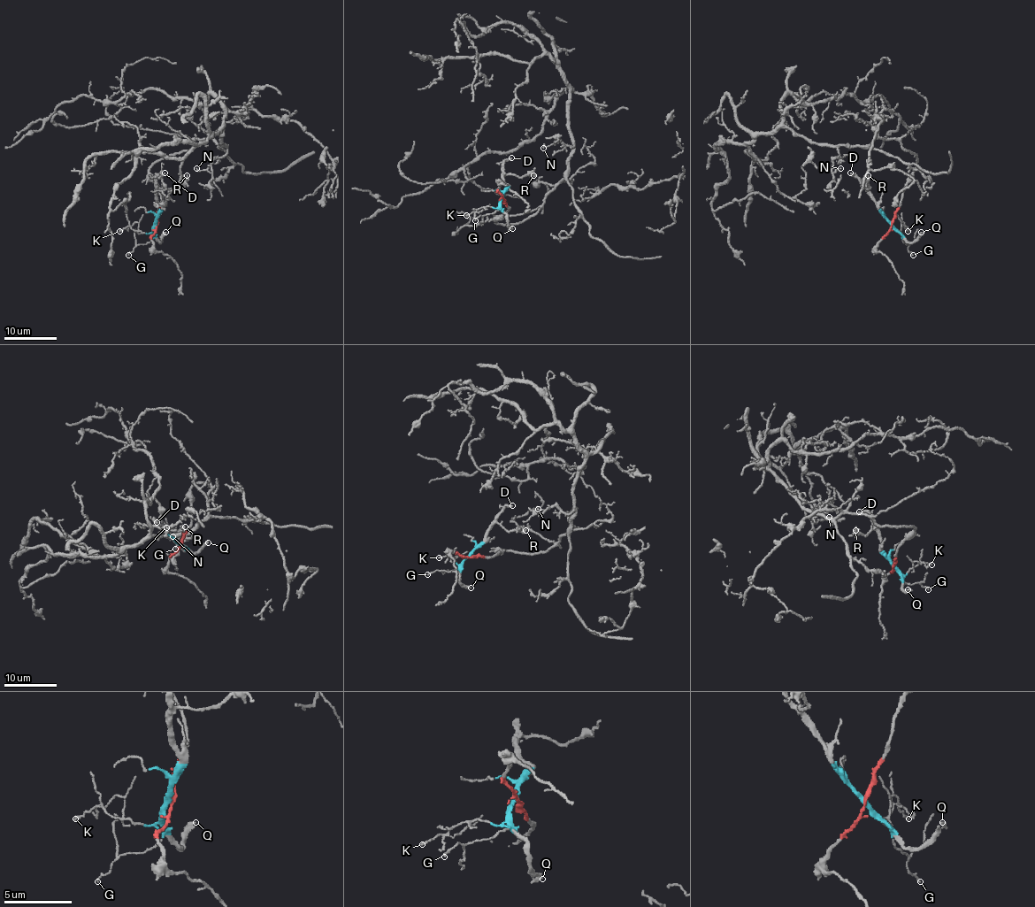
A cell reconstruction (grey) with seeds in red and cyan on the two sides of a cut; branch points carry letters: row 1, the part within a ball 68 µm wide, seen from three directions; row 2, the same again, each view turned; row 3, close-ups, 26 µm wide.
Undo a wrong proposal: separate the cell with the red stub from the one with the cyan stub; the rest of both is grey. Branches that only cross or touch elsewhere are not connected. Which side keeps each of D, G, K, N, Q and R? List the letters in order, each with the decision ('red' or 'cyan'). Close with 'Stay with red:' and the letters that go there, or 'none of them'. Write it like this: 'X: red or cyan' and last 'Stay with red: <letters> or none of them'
D: cyan
G: cyan
K: cyan
N: red
Q: cyan
R: cyan
Stay with red: N

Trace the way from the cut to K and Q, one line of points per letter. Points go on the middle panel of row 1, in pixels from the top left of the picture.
K: (502, 198), (500, 204), (494, 207), (483, 206), (466, 215)
Q: (502, 198), (502, 210), (506, 215), (506, 223), (513, 228)

